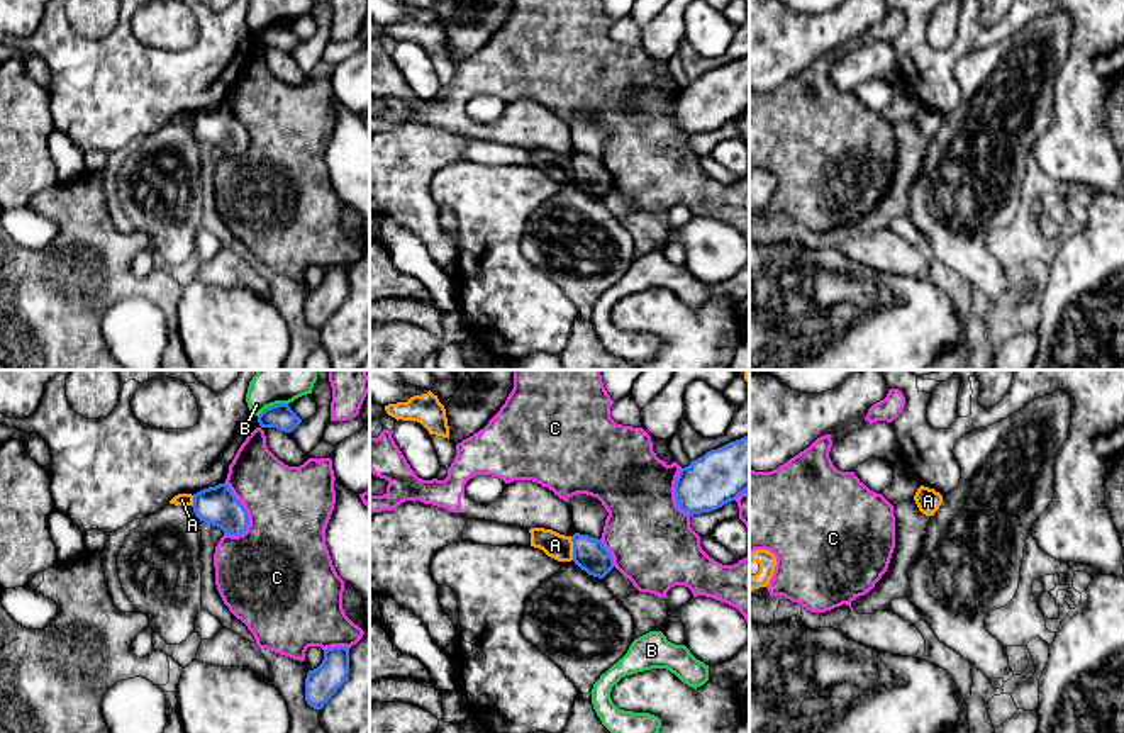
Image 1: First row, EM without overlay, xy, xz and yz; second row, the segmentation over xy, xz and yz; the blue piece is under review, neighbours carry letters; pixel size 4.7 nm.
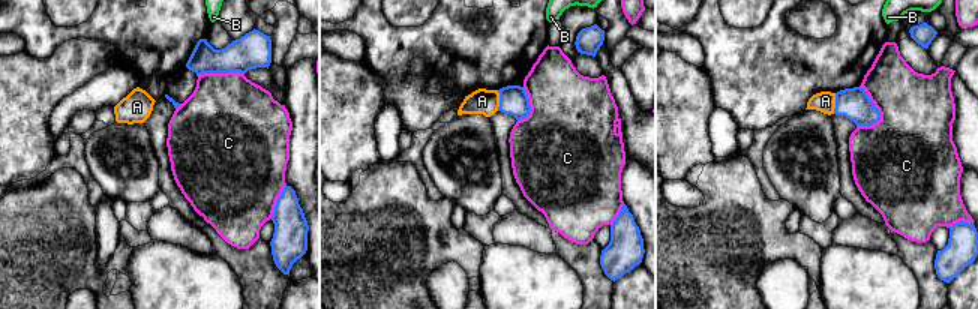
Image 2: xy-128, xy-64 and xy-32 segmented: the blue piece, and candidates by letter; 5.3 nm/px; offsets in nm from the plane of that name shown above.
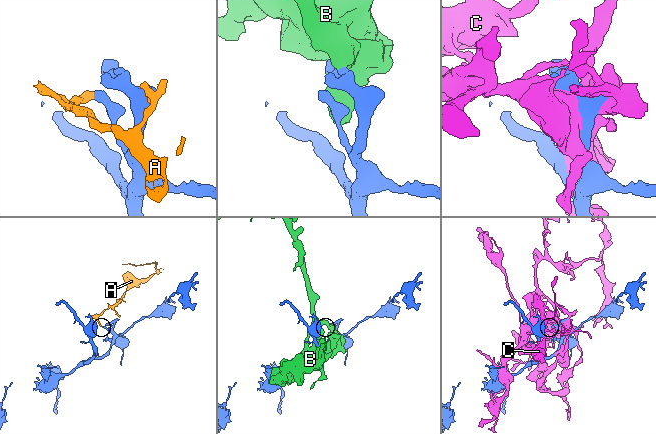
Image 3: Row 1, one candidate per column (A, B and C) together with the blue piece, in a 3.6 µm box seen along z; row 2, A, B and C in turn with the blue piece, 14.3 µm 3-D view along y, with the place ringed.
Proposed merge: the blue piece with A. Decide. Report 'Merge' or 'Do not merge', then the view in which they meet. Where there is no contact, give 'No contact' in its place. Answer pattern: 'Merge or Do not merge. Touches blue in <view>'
Do not merge. Touches blue in xz

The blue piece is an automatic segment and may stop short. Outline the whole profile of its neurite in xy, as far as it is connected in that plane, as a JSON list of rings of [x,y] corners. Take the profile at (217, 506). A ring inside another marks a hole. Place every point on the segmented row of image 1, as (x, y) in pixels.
[[[225,482],[193,494],[192,507],[200,521],[220,528],[224,534],[242,534],[249,526],[248,511]]]

